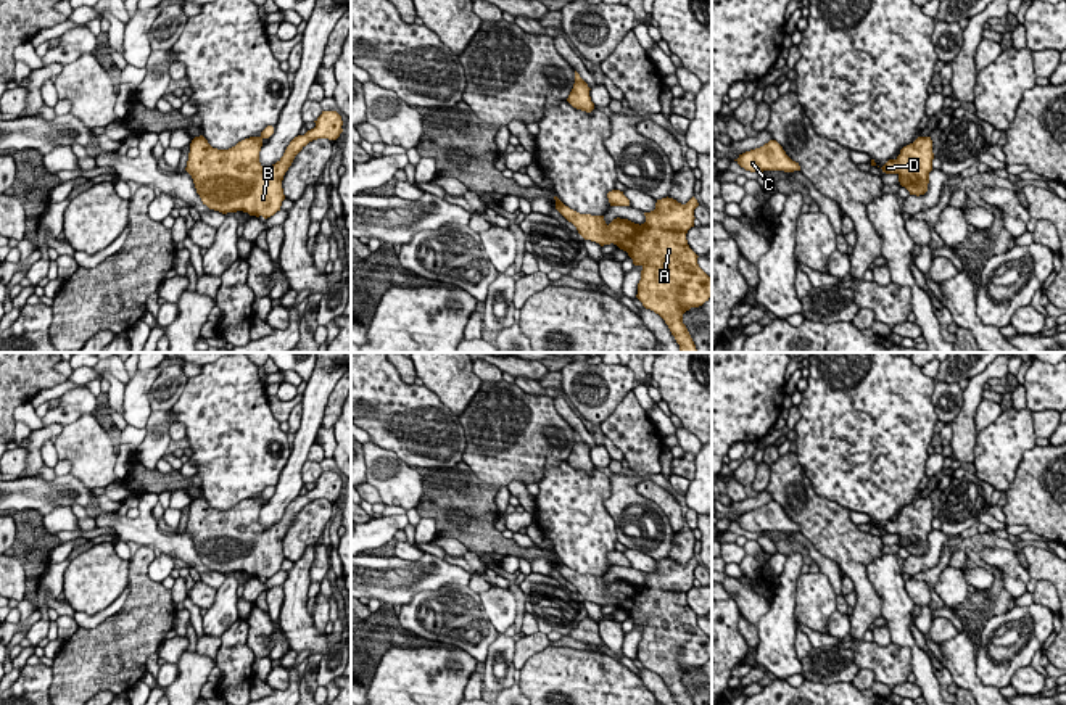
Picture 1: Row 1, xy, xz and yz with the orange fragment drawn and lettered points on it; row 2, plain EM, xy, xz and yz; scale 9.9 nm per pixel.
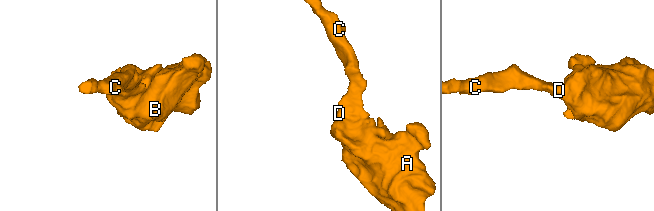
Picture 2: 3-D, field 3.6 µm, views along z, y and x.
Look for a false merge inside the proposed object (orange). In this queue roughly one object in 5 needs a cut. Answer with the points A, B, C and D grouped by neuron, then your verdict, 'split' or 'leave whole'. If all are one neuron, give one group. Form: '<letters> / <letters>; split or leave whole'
A B C D; leave whole

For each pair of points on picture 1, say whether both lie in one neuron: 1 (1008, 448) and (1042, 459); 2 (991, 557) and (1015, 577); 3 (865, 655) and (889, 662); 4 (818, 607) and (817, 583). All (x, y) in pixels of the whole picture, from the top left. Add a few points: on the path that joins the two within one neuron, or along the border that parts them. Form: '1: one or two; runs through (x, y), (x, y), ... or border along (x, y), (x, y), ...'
1: two; border along (1036, 445), (1023, 454), (1010, 488)
2: one; runs through (997, 557), (1010, 570)
3: one; runs through (871, 655), (883, 660)
4: one; runs through (817, 601), (817, 589)

